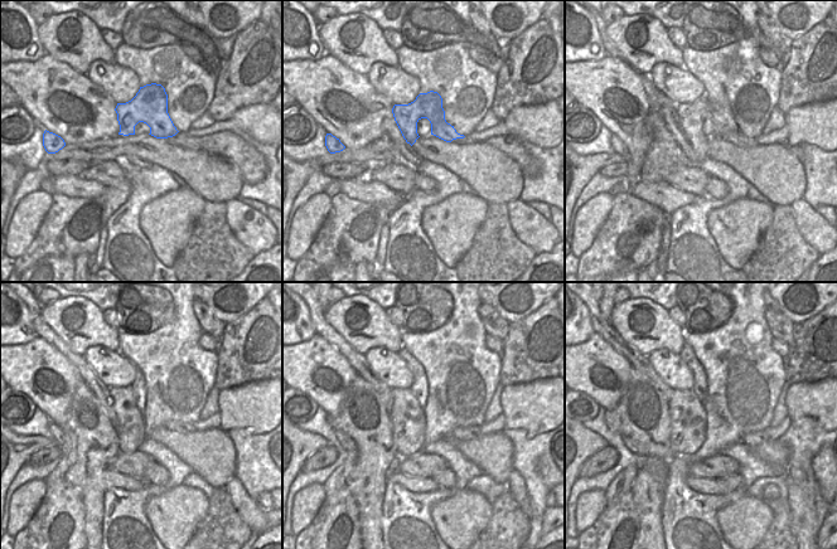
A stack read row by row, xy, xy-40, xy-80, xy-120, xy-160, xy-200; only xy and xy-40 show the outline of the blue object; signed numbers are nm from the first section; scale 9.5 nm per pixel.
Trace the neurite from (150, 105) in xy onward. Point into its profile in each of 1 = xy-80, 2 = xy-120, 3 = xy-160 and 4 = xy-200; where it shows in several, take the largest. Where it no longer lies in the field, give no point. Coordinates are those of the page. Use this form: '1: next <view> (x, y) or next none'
1: next xy-80 (690, 115)
2: next xy-120 (130, 428)
3: next xy-160 (409, 423)
4: next xy-200 (687, 417)

